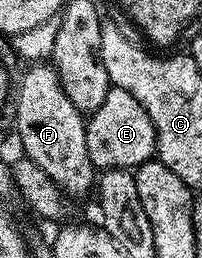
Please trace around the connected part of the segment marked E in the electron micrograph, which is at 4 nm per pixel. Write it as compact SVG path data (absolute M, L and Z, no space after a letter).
M112 86L106 92L106 100L102 100L102 104L93 114L87 115L86 152L90 152L92 165L100 172L132 170L143 162L153 161L156 133L146 108L142 108L142 104L138 104L138 100L130 96L130 92Z

